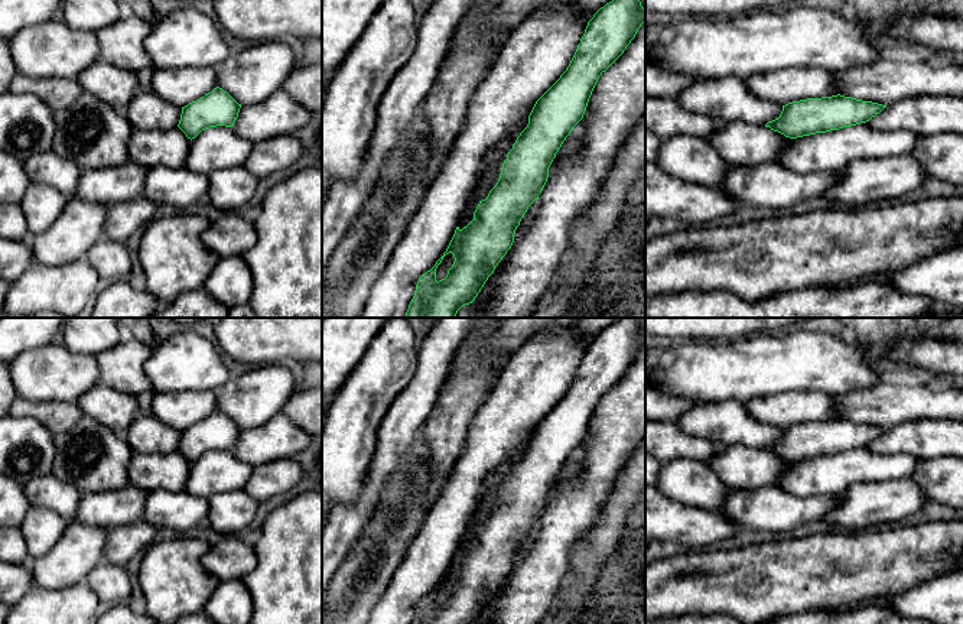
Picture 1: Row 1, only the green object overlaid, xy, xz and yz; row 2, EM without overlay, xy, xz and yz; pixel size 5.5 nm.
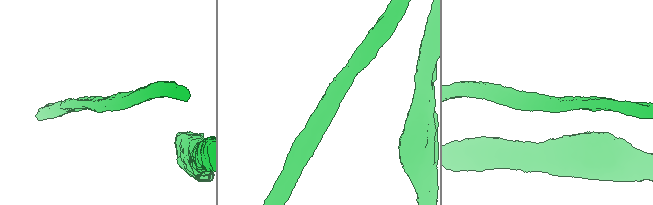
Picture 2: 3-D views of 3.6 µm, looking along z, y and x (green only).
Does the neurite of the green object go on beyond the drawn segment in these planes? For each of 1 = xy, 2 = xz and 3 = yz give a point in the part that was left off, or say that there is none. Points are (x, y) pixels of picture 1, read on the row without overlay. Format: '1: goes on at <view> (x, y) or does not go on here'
1: does not go on here
2: does not go on here
3: does not go on here

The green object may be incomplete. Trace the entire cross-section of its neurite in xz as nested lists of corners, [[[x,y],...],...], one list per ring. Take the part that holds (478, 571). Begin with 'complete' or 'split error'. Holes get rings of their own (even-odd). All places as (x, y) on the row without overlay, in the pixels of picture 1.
complete | [[[618,318],[593,338],[569,390],[536,425],[497,508],[479,524],[474,543],[462,553],[456,550],[443,579],[420,599],[411,624],[475,624],[511,572],[528,530],[539,523],[549,491],[583,442],[599,400],[624,377],[644,345],[640,318]],[[449,576],[455,585],[437,605],[436,592]]]

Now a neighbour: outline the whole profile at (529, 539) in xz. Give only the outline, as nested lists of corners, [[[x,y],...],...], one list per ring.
[[[536,523],[536,524],[528,530],[527,536],[524,537],[524,540],[523,540],[521,545],[520,545],[520,549],[518,549],[517,553],[515,553],[514,565],[517,565],[517,563],[526,556],[526,553],[530,550],[530,547],[531,547],[531,545],[533,545],[533,542],[534,542],[537,529],[539,529],[539,523]]]

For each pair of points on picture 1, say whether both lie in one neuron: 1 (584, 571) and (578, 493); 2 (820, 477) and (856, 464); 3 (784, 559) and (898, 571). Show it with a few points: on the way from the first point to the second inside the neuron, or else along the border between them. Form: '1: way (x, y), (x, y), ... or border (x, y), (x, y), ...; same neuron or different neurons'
1: border (601, 509), (575, 543), (568, 568); different neurons
2: way (829, 475), (848, 468); same neuron
3: way (813, 569), (869, 569); same neuron

